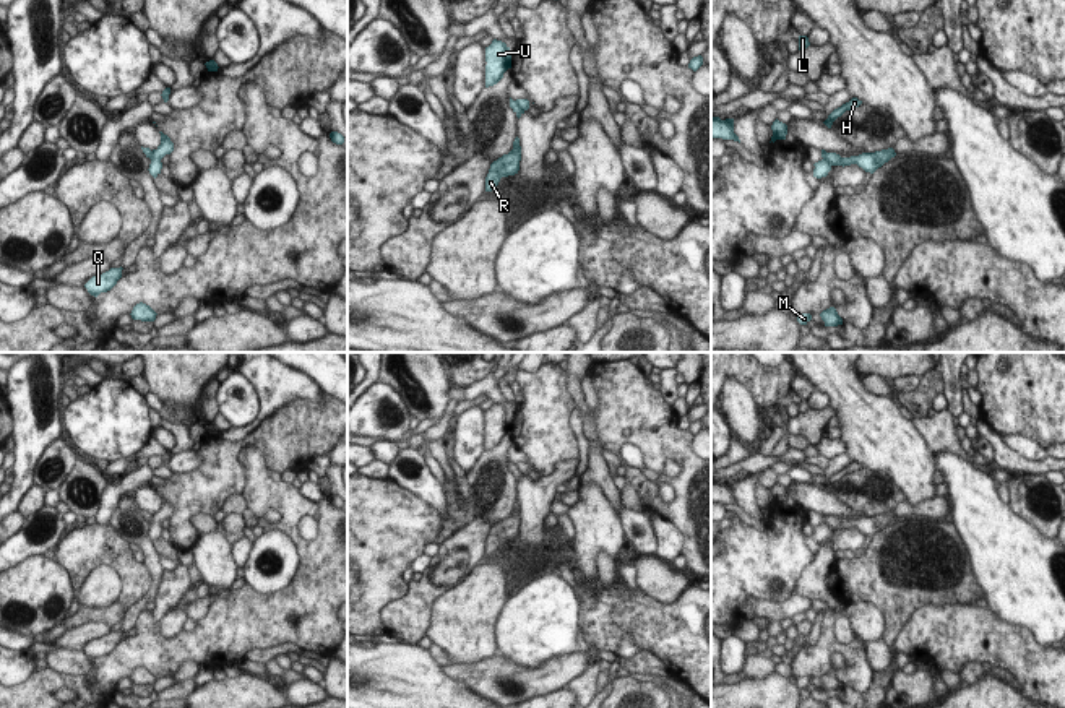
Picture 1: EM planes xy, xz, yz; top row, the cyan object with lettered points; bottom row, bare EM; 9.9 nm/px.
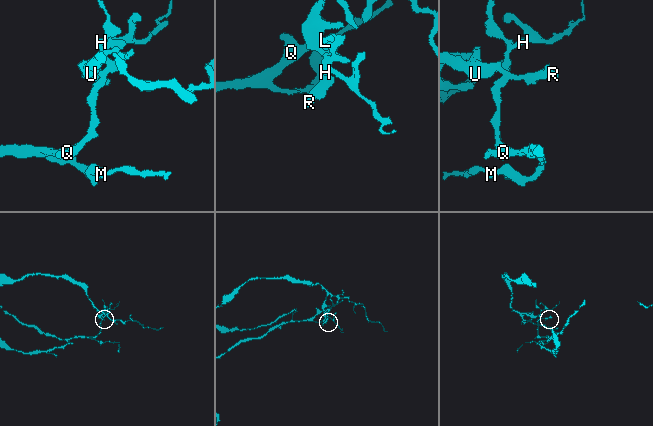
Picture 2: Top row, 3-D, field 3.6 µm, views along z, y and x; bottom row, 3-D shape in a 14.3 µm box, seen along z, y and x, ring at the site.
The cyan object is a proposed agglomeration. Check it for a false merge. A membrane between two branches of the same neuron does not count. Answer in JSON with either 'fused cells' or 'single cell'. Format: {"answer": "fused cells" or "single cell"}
{"answer": "fused cells"}

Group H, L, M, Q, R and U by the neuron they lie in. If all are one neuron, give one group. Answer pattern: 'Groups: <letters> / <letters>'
Groups: H L M Q / R U.

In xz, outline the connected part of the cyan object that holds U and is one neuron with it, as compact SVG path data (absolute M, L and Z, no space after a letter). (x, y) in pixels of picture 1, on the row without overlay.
M494 403L489 411L485 411L485 451L497 448L503 437L511 432L511 416L510 411Z

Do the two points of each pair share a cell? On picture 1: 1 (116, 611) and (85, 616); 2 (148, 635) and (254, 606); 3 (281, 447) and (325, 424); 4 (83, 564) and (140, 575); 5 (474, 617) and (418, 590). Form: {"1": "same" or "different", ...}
{"1": "same", "2": "same", "3": "same", "4": "same", "5": "different"}

